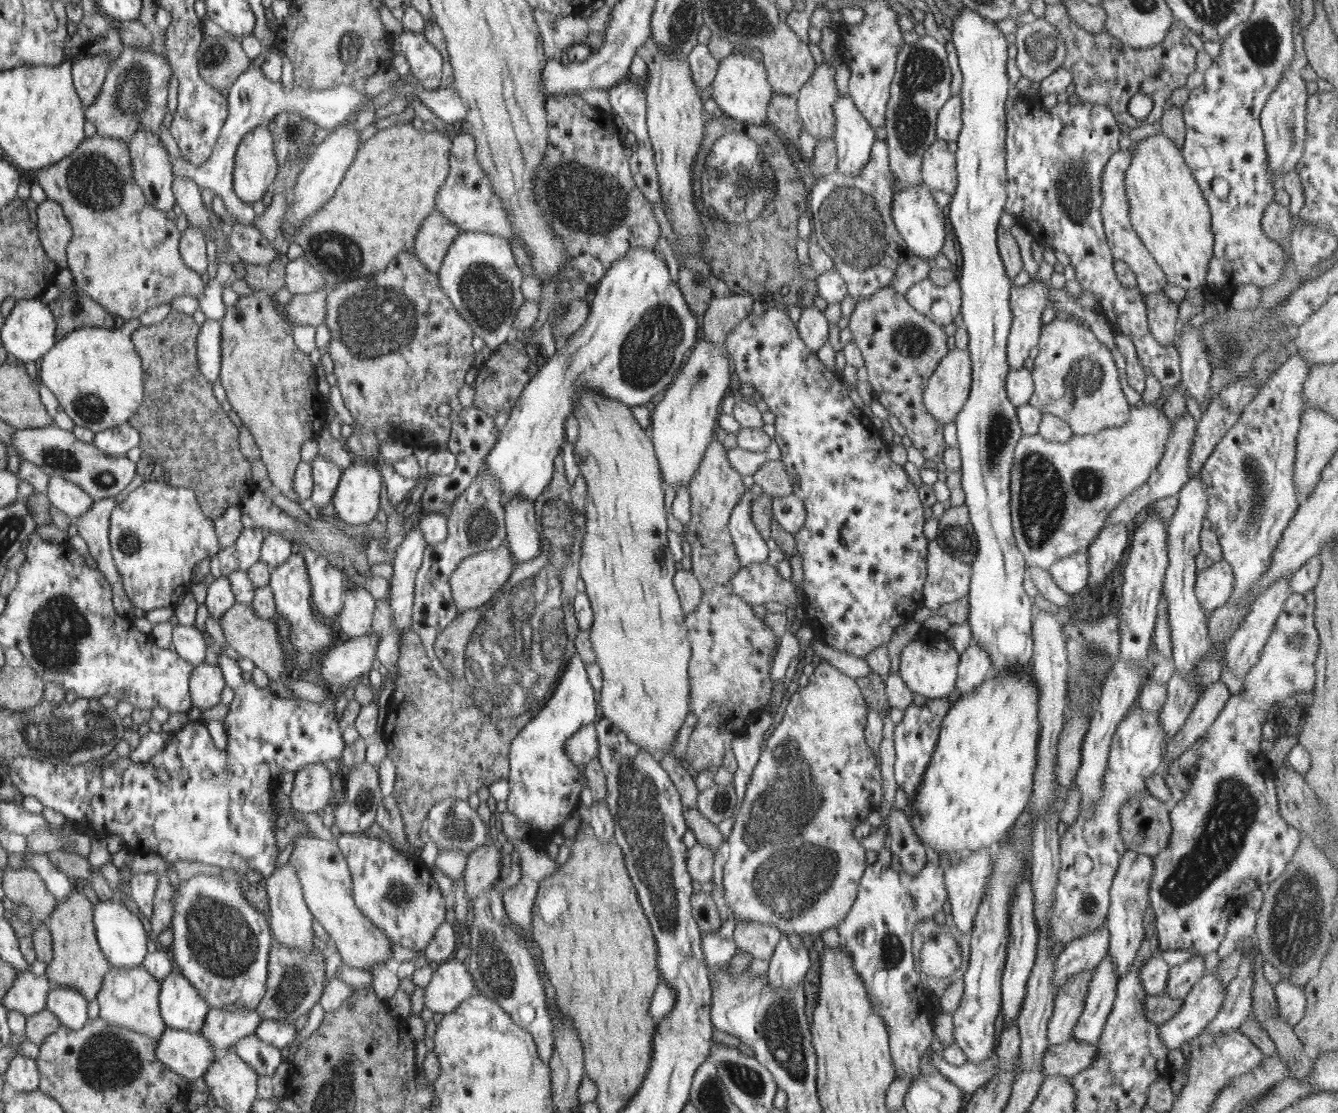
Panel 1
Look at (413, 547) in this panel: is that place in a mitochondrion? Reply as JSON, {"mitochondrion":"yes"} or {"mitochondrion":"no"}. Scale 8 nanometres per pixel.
{"mitochondrion":"no"}

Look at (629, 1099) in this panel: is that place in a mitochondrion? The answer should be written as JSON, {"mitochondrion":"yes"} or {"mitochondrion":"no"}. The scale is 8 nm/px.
{"mitochondrion":"no"}

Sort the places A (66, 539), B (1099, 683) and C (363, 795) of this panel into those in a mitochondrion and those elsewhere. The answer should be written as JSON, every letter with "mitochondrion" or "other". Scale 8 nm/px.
{"A":"other","B":"other","C":"mitochondrion"}

